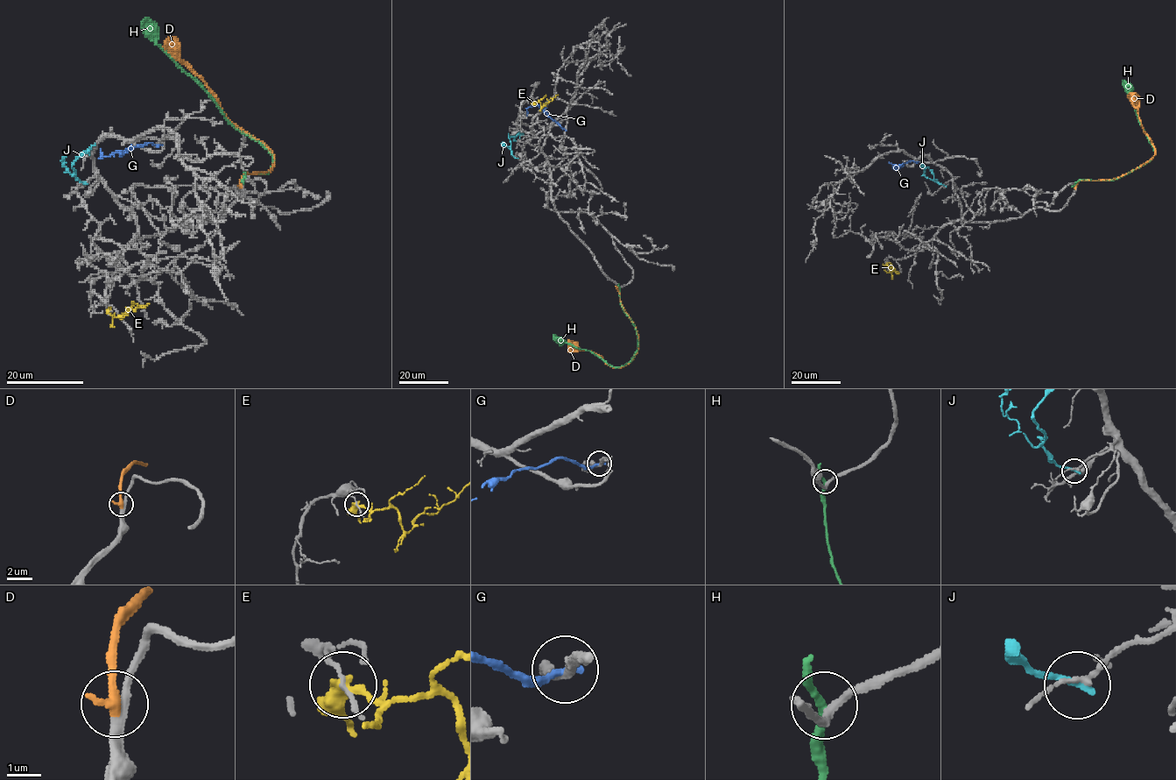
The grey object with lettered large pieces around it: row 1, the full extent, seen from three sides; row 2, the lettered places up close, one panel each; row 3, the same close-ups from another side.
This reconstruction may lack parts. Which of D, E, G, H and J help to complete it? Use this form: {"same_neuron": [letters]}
{"same_neuron": ["D"]}

